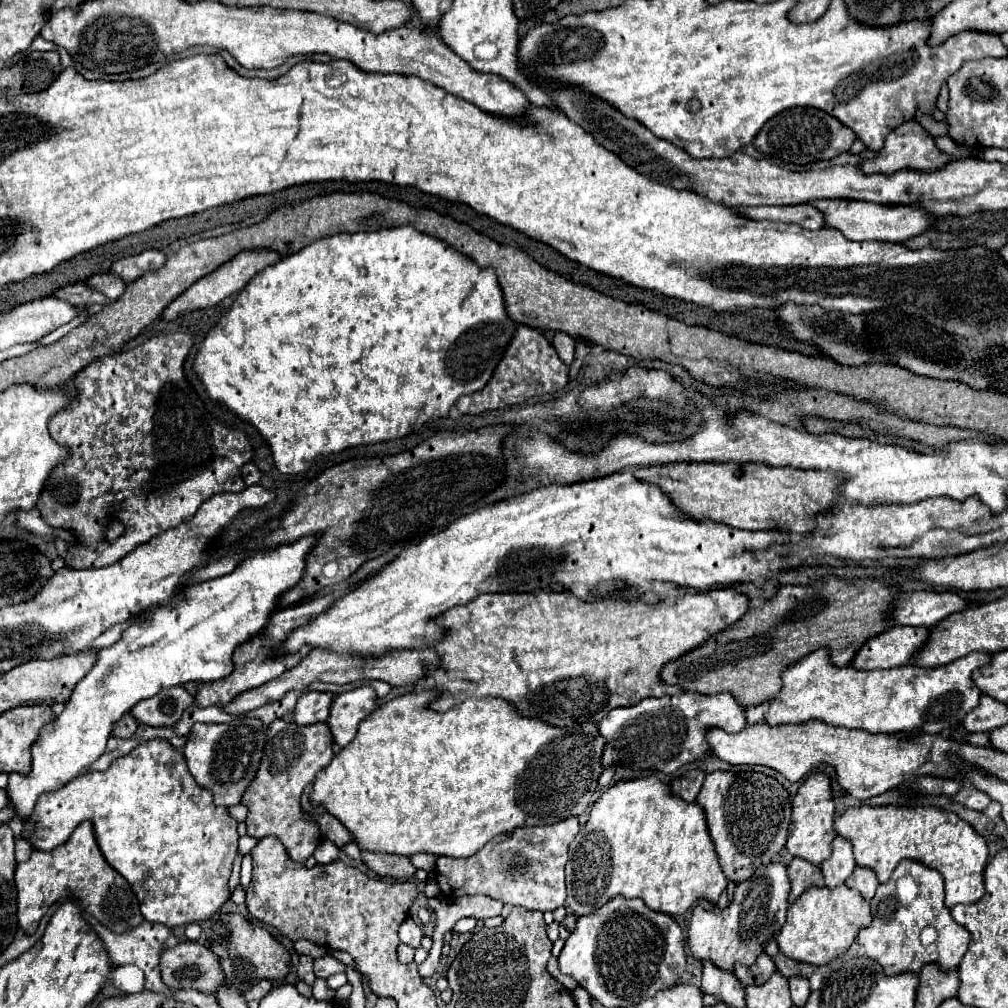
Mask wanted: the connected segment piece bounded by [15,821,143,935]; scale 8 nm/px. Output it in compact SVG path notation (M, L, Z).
M89 821L81 823L69 841L53 851L33 851L29 861L17 865L15 883L19 891L17 917L27 935L37 931L41 917L61 897L77 899L89 915L115 933L129 931L131 927L139 927L139 923L143 923L139 901L133 895L131 885L103 859L93 835L93 825Z

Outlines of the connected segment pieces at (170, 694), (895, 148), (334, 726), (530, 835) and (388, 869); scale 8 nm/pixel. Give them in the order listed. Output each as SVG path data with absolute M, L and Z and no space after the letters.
M171 687L167 691L159 691L153 699L145 699L131 709L131 715L145 725L151 727L169 727L175 725L181 715L193 705L193 695L185 687Z
M907 121L903 125L899 125L895 131L891 131L881 147L881 151L877 151L875 159L867 159L859 163L859 169L863 173L895 173L901 169L909 169L909 171L937 171L939 167L945 167L947 163L951 163L951 155L939 151L939 147L935 147L935 139L933 135L929 135L917 121Z
M367 685L335 695L327 721L333 743L339 747L349 745L357 735L359 723L367 715L371 715L373 707L375 707L375 691Z
M577 817L563 819L553 825L543 827L517 827L515 831L507 835L493 837L483 849L479 849L475 855L465 859L453 859L453 857L439 857L435 879L441 887L441 891L447 897L459 897L459 895L489 895L493 899L499 899L509 905L521 905L531 911L555 911L565 903L565 863L567 863L567 851L569 843L575 839L579 832Z
M363 851L365 863L379 873L381 877L389 877L389 879L409 879L415 875L415 867L411 865L409 857L401 857L401 855L375 855L375 853L367 853Z

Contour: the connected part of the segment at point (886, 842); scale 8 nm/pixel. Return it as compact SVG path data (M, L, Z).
M851 807L835 819L839 837L849 839L853 845L855 863L869 867L877 873L879 883L887 883L895 867L903 859L919 861L937 869L945 879L945 905L951 909L957 903L975 903L985 895L983 871L987 865L989 849L985 839L955 813L939 811L933 807Z

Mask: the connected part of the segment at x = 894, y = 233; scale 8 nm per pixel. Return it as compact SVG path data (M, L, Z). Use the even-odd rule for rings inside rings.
M819 199L809 203L815 209L819 209L825 217L825 227L839 229L847 239L851 241L891 241L891 243L903 243L925 229L929 229L929 213L919 205L907 205L907 207L887 207L877 203L861 203L853 199Z

